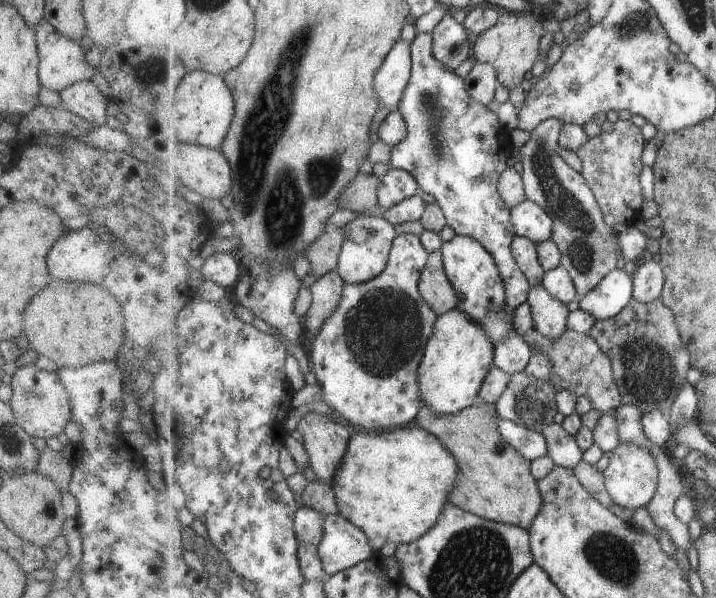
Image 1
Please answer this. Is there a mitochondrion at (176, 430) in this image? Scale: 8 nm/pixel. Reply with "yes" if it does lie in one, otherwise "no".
no

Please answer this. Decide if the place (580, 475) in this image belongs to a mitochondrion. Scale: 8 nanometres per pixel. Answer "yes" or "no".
no

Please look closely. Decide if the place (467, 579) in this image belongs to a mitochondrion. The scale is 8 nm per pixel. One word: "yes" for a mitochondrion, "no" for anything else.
yes

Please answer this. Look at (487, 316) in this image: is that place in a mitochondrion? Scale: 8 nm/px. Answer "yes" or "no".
yes

